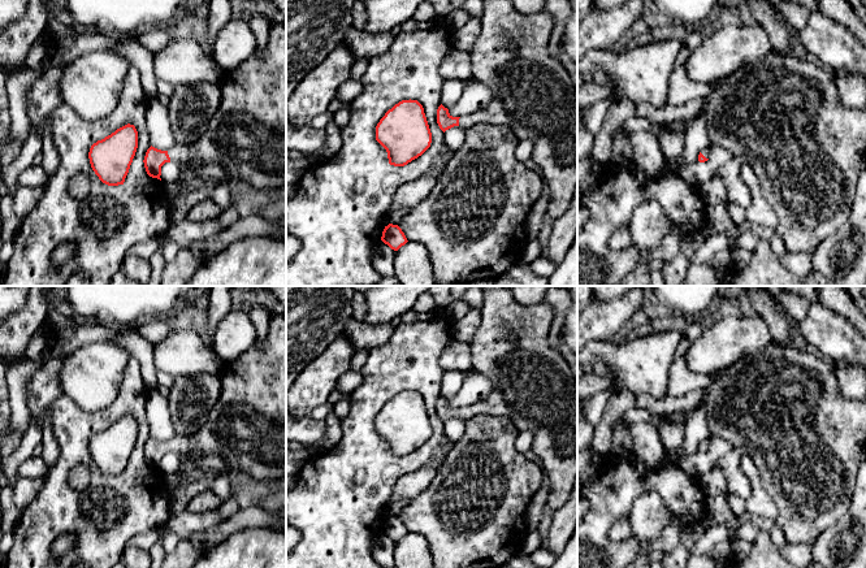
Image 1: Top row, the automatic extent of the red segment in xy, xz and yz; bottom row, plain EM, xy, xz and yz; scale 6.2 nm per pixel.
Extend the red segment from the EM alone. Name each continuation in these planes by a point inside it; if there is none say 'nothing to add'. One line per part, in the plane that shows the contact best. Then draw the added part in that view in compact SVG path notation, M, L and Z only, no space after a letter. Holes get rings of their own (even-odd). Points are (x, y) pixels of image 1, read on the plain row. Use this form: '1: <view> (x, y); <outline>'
1: xy (247, 425); M286 313L270 317L264 341L255 341L238 357L224 363L220 378L221 395L204 425L190 435L177 435L168 441L170 454L218 454L228 464L229 471L247 473L256 481L274 484L286 477Z

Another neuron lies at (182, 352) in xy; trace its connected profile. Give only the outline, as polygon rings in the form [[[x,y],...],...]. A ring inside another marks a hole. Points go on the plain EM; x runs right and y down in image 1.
[[[172,329],[153,351],[155,368],[177,377],[220,374],[224,361],[198,329]]]

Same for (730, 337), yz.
[[[724,312],[710,320],[703,334],[693,341],[685,354],[685,363],[693,373],[711,374],[771,343],[768,325],[759,315],[746,317],[737,312]]]

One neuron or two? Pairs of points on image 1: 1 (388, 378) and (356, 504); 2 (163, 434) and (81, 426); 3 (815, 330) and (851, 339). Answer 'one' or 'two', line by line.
1: one
2: two
3: one

